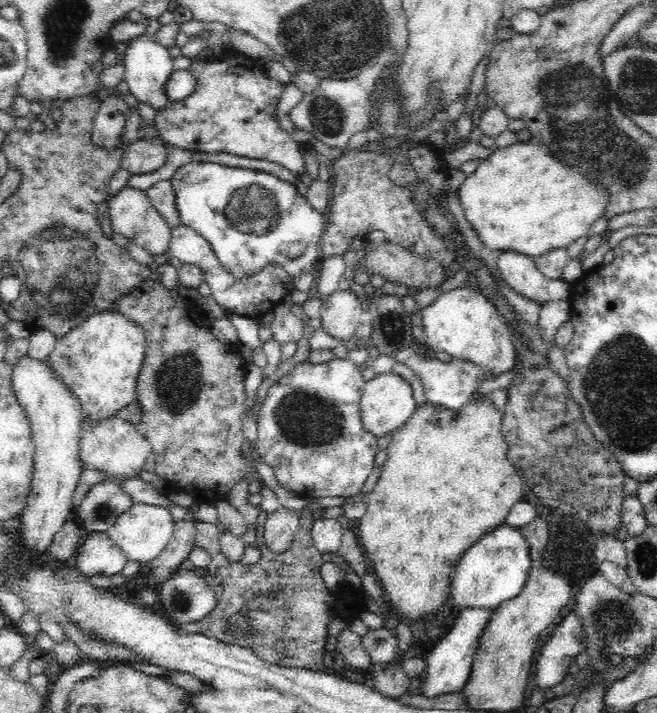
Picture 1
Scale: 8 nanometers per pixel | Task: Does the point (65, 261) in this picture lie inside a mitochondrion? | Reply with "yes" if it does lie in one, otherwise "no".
yes

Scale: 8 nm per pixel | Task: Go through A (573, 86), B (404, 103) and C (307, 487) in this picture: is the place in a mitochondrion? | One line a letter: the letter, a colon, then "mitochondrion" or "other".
A: mitochondrion
B: other
C: other

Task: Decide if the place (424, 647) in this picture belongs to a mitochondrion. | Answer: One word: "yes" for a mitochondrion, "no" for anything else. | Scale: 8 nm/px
no

